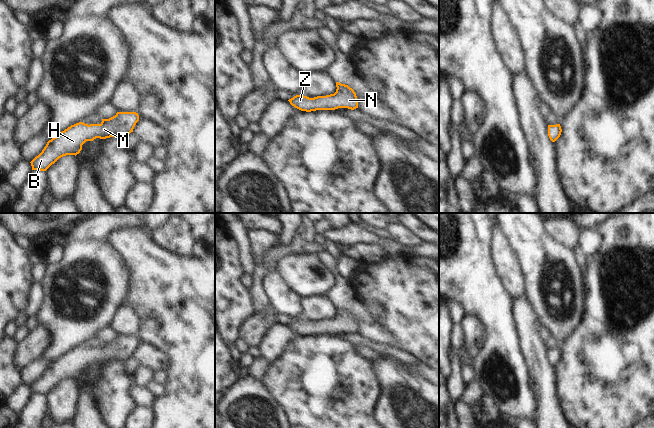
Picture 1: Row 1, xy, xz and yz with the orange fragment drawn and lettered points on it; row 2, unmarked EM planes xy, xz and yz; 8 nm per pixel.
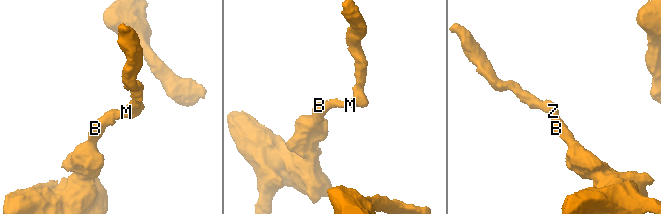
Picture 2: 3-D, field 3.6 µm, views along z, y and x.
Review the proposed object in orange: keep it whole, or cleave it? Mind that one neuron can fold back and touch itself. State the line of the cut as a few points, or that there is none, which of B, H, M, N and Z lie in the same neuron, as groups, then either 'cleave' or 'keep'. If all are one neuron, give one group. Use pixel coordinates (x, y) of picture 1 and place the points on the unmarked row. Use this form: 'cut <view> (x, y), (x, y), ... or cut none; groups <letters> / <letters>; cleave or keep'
cut none; groups B H M N Z; keep

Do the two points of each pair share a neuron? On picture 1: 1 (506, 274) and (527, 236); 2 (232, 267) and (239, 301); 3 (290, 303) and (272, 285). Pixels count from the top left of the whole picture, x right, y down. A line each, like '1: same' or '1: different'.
1: different
2: same
3: same

